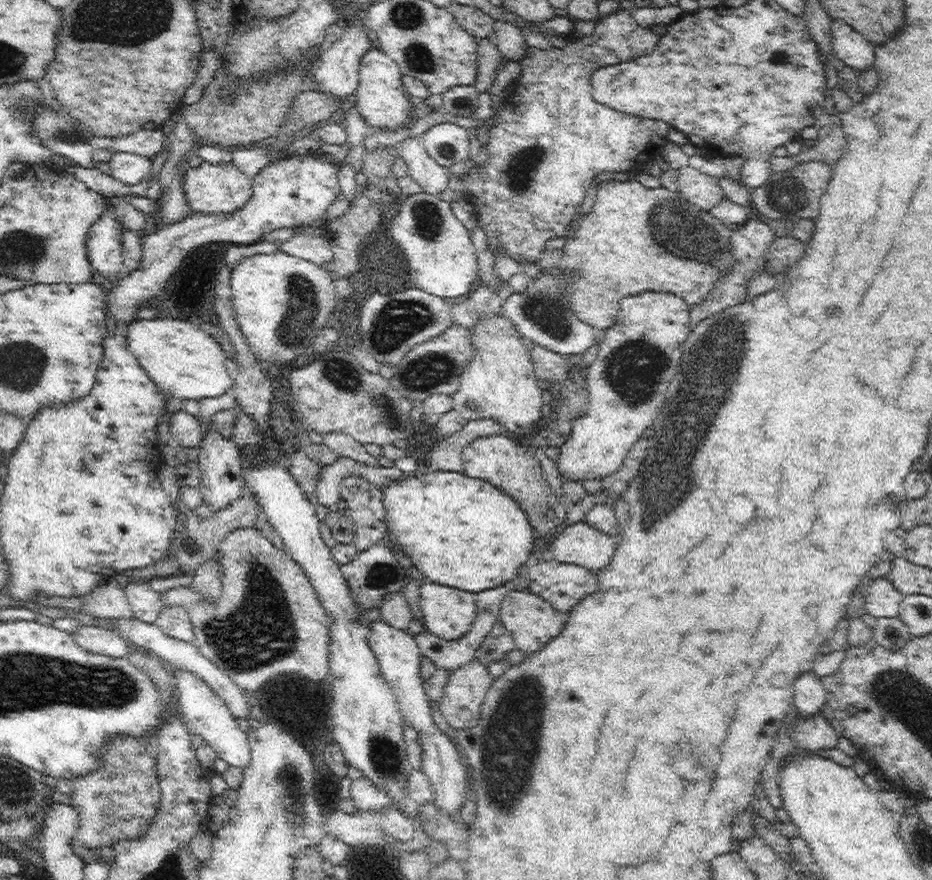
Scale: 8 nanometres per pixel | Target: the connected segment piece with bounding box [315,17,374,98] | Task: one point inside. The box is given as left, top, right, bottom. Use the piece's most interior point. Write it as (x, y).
(337, 71)

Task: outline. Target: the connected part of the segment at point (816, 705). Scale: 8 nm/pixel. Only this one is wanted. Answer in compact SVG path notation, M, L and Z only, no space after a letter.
M812 673L801 676L795 684L793 707L800 719L820 715L825 705L826 691L819 677Z

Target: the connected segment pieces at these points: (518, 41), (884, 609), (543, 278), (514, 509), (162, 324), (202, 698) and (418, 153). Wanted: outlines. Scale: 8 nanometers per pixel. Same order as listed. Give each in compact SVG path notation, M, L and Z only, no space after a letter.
M497 20L495 33L489 39L502 52L503 60L520 62L528 56L530 46L525 34L508 21Z
M885 576L869 581L865 609L874 618L896 618L899 616L899 604L903 599Z
M540 268L540 272L531 278L524 292L513 293L502 303L501 314L512 323L512 327L525 342L574 360L578 356L584 356L598 343L600 333L578 317L572 308L570 296L576 280L578 280L576 270L564 272L560 268L552 272L549 268Z
M431 470L427 474L420 474L414 476L402 475L401 478L392 480L388 482L384 487L380 488L381 490L381 508L382 513L384 513L384 536L385 539L383 543L385 546L388 546L388 549L392 551L392 554L406 554L412 562L411 566L416 566L420 570L421 574L425 576L425 582L436 583L442 586L452 587L460 589L466 592L473 592L478 594L482 591L487 591L488 589L498 588L503 584L506 584L508 581L512 581L516 570L526 562L528 554L530 554L530 540L532 538L532 530L530 530L530 523L526 519L526 515L522 513L520 507L514 504L514 501L510 498L504 498L498 490L490 488L490 484L485 484L480 480L474 480L468 478L465 474L460 474L459 472L450 472L450 471L434 471Z
M176 318L135 320L135 322L131 324L130 329L130 349L132 349L132 353L140 359L142 367L148 371L148 374L156 381L156 385L158 385L166 395L171 393L174 397L179 397L182 400L216 398L226 392L231 394L233 386L236 385L236 380L234 380L234 378L230 376L230 372L228 372L228 354L226 354L226 350L222 348L222 344L220 344L208 330L204 330L204 328L196 324L196 322L184 322L184 320L176 320Z
M170 666L175 682L175 699L179 700L179 716L193 726L193 732L200 735L218 753L219 758L231 766L246 768L251 761L251 746L247 734L238 727L226 705L201 676L181 666Z
M408 137L402 157L409 168L408 175L421 187L422 193L440 197L449 187L450 171L440 166L425 152L421 139Z

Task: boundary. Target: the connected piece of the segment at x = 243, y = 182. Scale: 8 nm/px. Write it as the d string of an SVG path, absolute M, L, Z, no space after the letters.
M232 160L210 164L202 162L198 167L184 170L185 191L196 212L232 212L242 208L250 200L253 190L251 177L238 168Z

